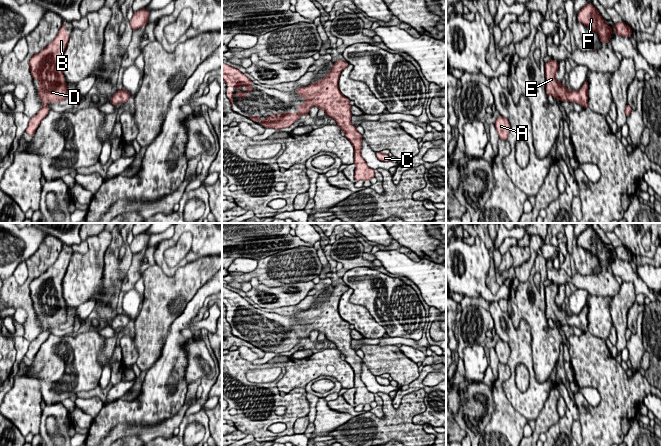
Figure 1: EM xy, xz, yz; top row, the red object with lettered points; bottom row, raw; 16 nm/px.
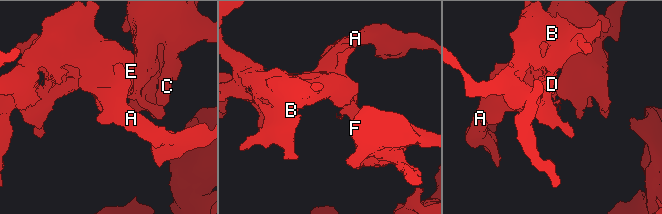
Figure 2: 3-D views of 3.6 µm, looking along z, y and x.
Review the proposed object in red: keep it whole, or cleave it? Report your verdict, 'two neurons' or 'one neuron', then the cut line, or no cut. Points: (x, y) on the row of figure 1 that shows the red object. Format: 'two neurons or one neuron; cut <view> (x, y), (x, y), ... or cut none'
one neuron; cut none

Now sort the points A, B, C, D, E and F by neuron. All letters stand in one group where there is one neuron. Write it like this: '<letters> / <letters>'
A B C D E F

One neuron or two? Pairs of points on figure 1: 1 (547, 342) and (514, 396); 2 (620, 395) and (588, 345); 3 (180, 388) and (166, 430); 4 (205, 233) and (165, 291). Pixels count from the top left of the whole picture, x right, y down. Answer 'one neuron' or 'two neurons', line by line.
1: two neurons
2: one neuron
3: two neurons
4: two neurons

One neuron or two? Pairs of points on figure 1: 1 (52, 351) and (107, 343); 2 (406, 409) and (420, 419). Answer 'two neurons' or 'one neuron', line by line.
1: one neuron
2: two neurons

